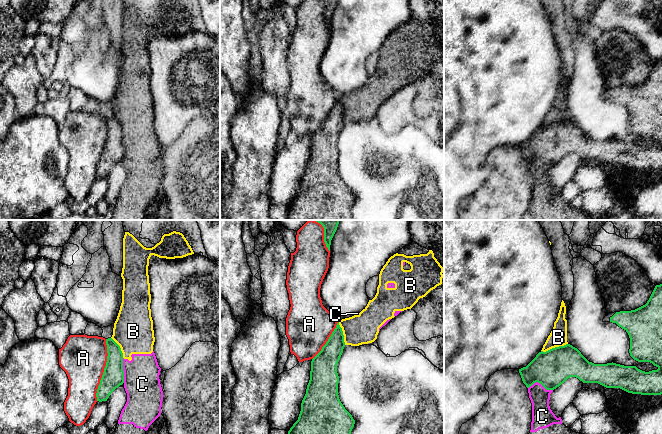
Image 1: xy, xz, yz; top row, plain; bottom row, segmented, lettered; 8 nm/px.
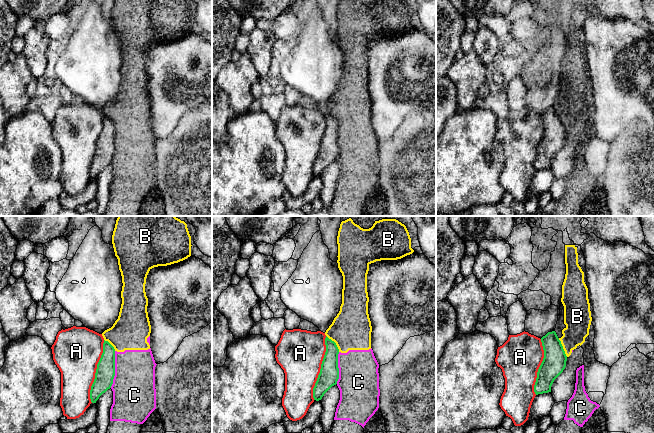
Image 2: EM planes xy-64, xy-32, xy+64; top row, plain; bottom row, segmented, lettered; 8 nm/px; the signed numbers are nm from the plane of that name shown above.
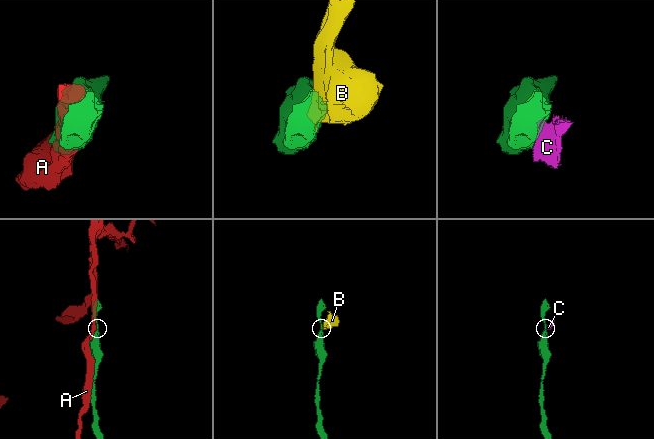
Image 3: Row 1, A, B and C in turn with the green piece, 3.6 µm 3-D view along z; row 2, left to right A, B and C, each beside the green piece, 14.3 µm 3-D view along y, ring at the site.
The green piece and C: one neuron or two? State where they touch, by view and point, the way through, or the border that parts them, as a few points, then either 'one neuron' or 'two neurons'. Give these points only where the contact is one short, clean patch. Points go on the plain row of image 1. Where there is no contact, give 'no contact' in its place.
meets green in xy at (122, 146); border along xy (122, 134), (124, 158); two neurons

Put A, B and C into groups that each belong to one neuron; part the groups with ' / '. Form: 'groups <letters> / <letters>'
groups A / B C

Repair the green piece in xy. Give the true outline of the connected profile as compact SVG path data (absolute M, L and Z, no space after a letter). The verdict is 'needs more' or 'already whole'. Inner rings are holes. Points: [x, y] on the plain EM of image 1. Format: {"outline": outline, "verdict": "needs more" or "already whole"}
{"outline": "M106 115L107 138L97 165L97 177L107 177L110 170L124 159L123 129L120 122L112 115Z", "verdict": "already whole"}

